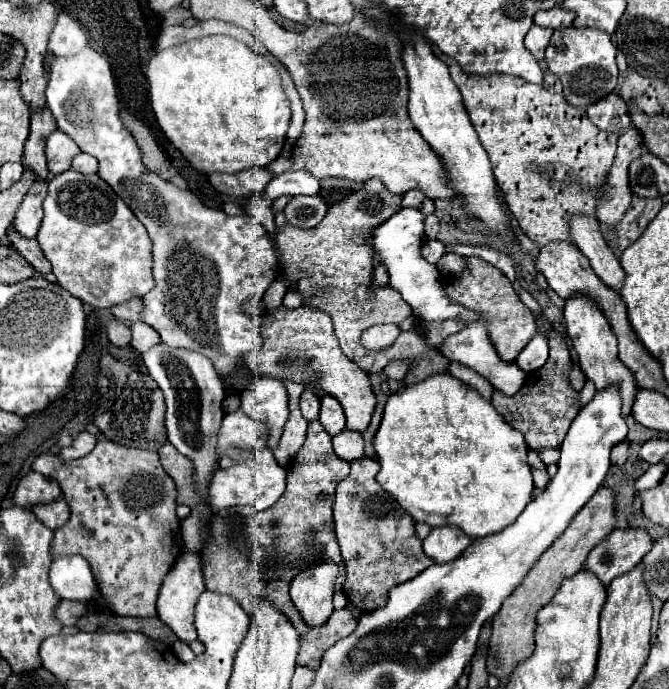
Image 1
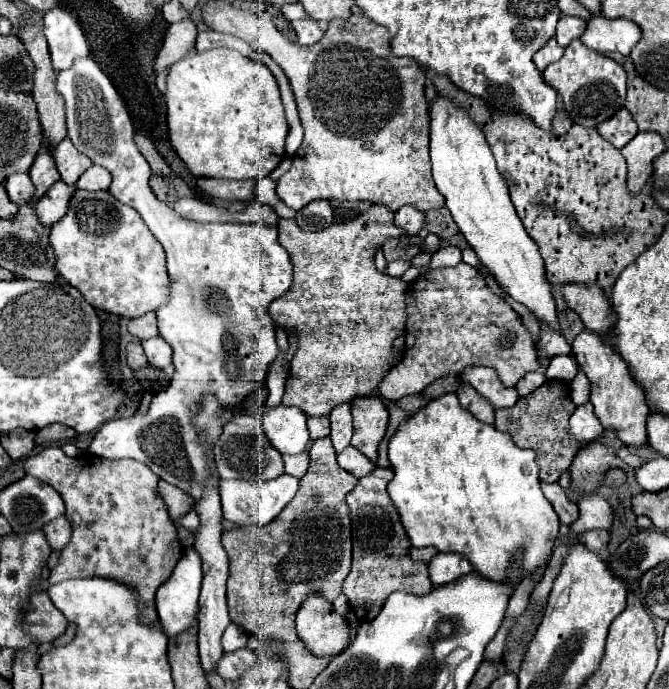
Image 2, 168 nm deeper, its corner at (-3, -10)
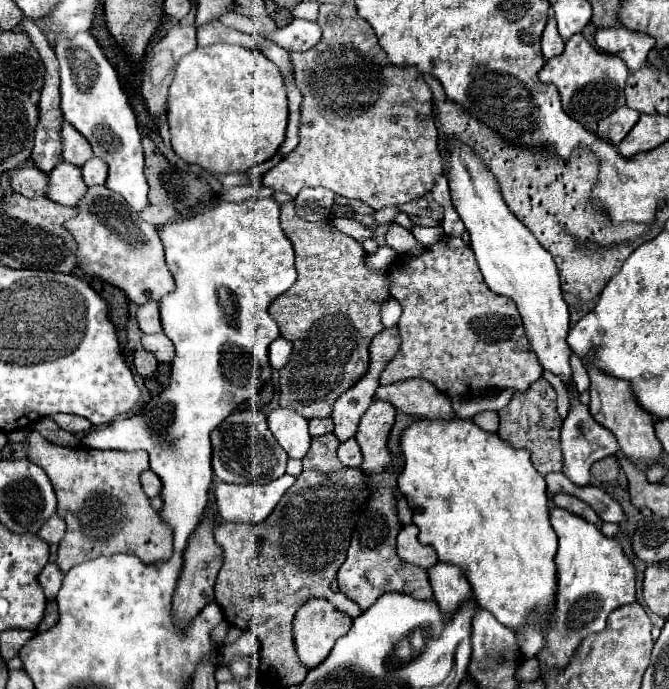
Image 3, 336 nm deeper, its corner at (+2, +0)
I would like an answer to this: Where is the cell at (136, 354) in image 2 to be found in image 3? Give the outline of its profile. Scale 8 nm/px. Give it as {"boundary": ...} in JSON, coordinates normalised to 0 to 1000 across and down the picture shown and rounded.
{"boundary":[[[205,505],[202,508],[202,537],[214,546],[214,549],[226,549],[235,537],[235,522],[226,511],[214,508],[214,505]]]}

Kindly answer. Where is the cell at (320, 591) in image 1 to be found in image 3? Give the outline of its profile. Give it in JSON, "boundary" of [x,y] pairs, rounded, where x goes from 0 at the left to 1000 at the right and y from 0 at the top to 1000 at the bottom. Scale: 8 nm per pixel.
{"boundary":[[[465,868],[459,877],[453,877],[438,903],[438,926],[441,926],[441,938],[444,938],[444,952],[453,961],[453,967],[459,972],[474,970],[492,952],[501,932],[522,917],[525,906],[528,906],[528,900],[516,888],[501,885],[498,877],[492,877],[489,871]]]}

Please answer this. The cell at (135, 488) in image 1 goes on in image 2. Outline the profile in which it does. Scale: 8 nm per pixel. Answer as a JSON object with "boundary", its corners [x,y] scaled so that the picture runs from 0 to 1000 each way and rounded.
{"boundary":[[[78,647],[48,662],[36,673],[39,688],[75,702],[99,731],[99,752],[108,761],[108,781],[90,801],[87,819],[75,827],[75,848],[102,839],[152,836],[194,851],[206,862],[209,900],[233,906],[230,862],[242,851],[266,813],[272,792],[236,714],[239,691],[206,668],[161,668],[141,659],[102,665]]]}

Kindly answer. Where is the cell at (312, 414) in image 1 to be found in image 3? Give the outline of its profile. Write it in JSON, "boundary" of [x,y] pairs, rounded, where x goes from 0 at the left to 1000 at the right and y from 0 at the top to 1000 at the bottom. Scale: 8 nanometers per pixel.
{"boundary":[[[468,607],[462,612],[462,624],[465,624],[465,633],[483,633],[483,630],[492,630],[498,627],[498,610],[495,607]]]}

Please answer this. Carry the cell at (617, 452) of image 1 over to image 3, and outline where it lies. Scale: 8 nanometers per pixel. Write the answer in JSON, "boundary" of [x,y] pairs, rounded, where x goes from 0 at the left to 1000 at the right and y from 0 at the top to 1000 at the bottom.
{"boundary":[[[913,662],[913,665],[901,665],[895,671],[889,671],[883,676],[883,688],[895,697],[895,700],[913,700],[922,694],[925,688],[925,673],[922,673],[922,665]]]}

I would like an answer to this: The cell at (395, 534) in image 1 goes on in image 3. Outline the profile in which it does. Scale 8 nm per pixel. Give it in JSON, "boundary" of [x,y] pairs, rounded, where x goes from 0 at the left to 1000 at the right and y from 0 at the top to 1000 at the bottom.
{"boundary":[[[578,682],[572,688],[561,688],[561,691],[555,688],[546,694],[555,700],[555,708],[561,708],[561,711],[558,711],[558,720],[555,720],[540,755],[531,763],[531,775],[525,778],[519,813],[504,830],[507,856],[516,865],[522,865],[528,874],[534,874],[543,885],[555,882],[561,877],[561,871],[567,865],[572,865],[575,859],[602,859],[623,871],[644,871],[647,859],[644,859],[638,830],[617,819],[602,816],[590,801],[593,775],[599,769],[599,758],[593,752],[593,740],[590,740],[590,720],[587,720],[587,711],[593,708],[590,688],[584,682]]]}

